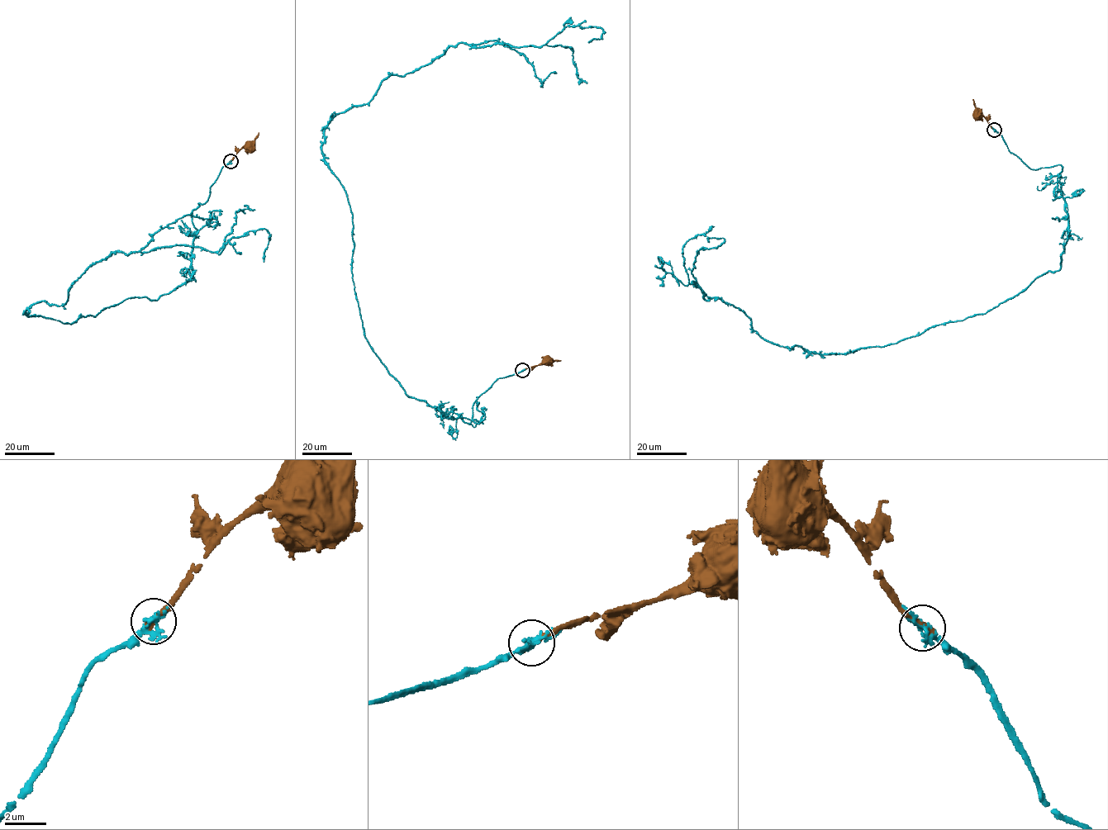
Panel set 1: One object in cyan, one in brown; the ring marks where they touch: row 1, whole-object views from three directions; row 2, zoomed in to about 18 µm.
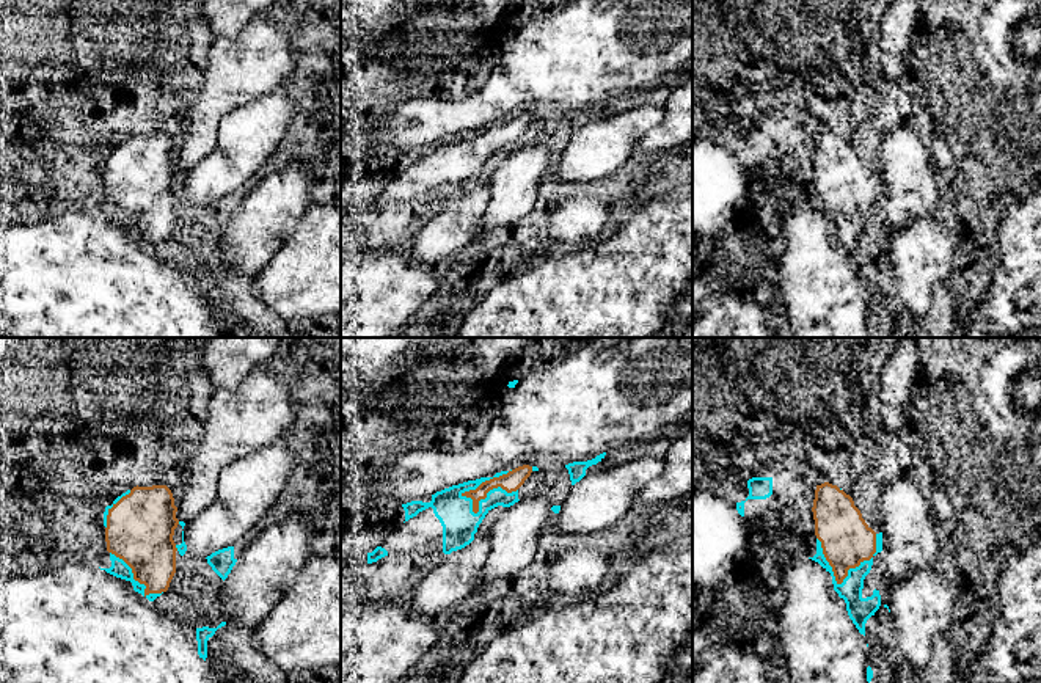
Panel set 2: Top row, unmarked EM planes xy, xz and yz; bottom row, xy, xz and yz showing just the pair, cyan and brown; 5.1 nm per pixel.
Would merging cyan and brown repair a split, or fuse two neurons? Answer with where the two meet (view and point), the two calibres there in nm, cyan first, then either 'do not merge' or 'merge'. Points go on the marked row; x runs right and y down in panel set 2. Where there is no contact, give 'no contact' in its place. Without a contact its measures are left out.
meets cyan in xz at (476, 487); 180 nm thick on the cyan side, 100 nm on the other; merge

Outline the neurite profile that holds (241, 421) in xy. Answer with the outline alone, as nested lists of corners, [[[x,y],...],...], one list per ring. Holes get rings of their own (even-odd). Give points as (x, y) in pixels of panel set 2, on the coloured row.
[[[262,367],[247,375],[237,389],[214,391],[201,440],[179,474],[184,488],[176,512],[179,521],[187,523],[210,506],[225,468],[283,436],[294,419],[292,404],[289,386],[281,375]]]

